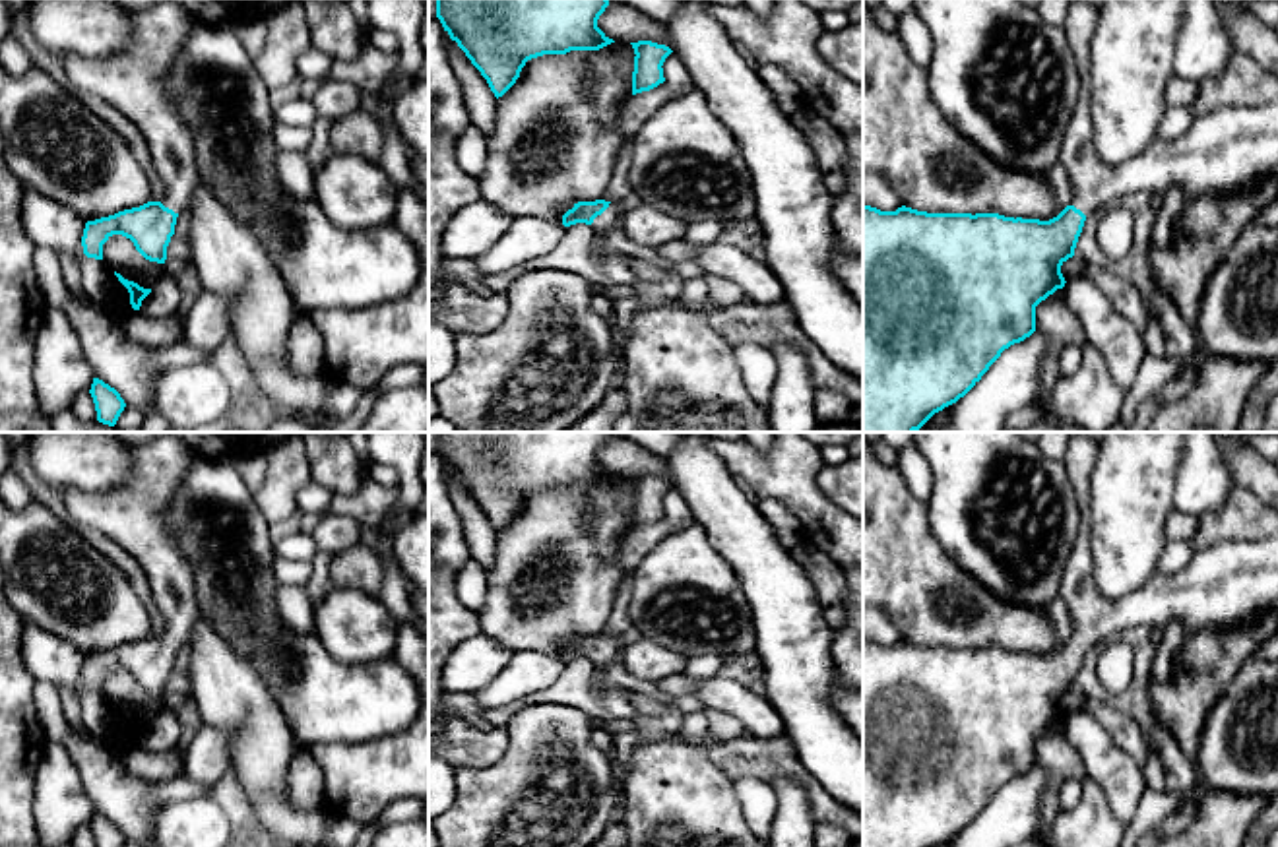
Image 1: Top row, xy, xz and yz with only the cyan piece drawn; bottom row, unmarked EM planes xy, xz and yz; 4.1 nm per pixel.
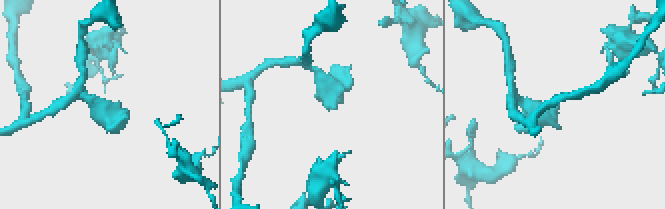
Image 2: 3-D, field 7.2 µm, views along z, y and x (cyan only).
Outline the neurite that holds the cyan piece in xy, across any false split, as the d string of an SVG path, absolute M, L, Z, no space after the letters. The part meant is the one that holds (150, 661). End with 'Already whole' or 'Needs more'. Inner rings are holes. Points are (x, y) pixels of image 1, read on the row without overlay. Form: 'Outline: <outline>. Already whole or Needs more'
Outline: M171 434L142 446L128 444L128 450L130 483L99 492L66 488L62 496L72 527L111 537L144 568L165 616L165 632L87 655L81 680L87 692L103 694L103 678L112 669L122 669L145 694L165 698L176 651L192 643L200 612L194 599L192 562L167 533L159 516L196 454Z. Needs more

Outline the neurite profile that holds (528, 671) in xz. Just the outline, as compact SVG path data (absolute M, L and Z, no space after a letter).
M516 651L498 674L475 694L479 707L493 709L526 694L547 690L562 673L564 659L541 651Z

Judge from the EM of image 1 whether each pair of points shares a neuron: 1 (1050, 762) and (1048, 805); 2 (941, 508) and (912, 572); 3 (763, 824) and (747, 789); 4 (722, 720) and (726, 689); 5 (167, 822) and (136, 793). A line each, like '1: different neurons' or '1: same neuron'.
1: same neuron
2: different neurons
3: same neuron
4: different neurons
5: different neurons

